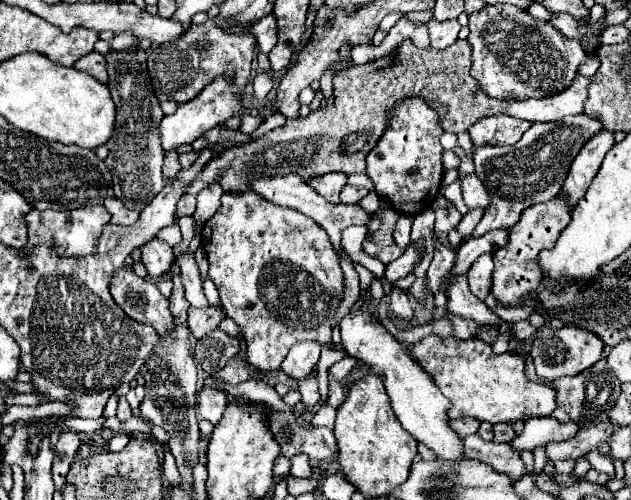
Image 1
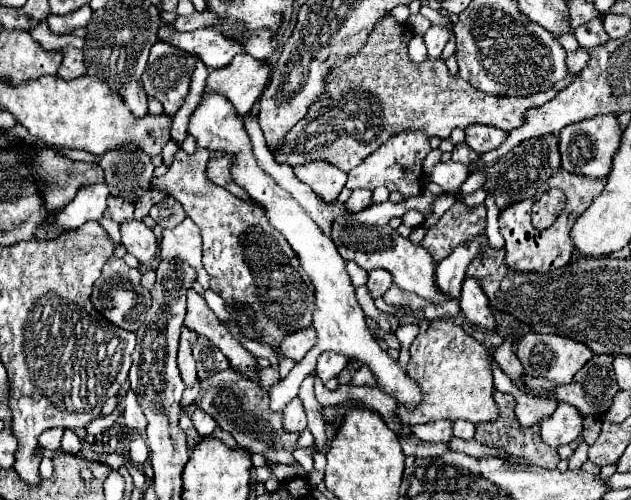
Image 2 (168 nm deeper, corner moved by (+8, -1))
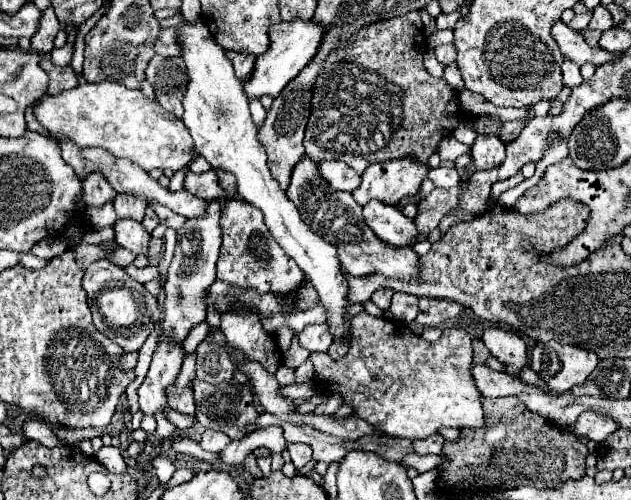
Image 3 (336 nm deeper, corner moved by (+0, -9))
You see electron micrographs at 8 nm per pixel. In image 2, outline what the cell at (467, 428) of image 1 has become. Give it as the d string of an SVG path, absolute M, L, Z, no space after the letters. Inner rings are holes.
M432 421L410 429L418 439L428 443L446 443L452 437L452 421Z

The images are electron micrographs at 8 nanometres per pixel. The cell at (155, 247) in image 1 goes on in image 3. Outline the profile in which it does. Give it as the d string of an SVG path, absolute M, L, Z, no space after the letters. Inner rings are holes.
M118 219L114 225L116 231L116 241L132 251L134 255L148 255L148 243L150 243L150 233L144 229L142 223L136 223L132 219Z

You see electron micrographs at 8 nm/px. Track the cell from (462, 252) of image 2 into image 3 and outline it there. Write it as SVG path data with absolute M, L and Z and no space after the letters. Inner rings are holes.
M424 297L424 299L420 299L420 313L416 317L416 323L424 325L424 327L436 327L438 323L456 319L462 311L464 311L464 305L460 305L456 301Z

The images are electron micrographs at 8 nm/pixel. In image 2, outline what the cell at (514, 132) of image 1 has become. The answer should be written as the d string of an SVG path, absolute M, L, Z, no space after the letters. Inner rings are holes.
M488 125L466 127L466 143L468 143L470 149L474 149L480 155L500 147L506 141L506 137L508 137L506 131L494 129L494 127L488 127Z

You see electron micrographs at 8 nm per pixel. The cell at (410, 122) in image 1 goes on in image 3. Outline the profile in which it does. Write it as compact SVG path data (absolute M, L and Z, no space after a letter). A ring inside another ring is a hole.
M412 157L376 163L362 173L362 183L352 195L360 205L366 205L370 199L396 205L402 197L418 195L428 171L430 167L426 163L414 161Z

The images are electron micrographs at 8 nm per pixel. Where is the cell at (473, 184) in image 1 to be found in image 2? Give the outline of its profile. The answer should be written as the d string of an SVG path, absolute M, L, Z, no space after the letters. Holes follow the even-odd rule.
M440 161L434 165L432 173L430 173L430 181L438 183L444 191L454 191L458 189L466 177L468 177L468 167L462 163L454 163L454 161Z

